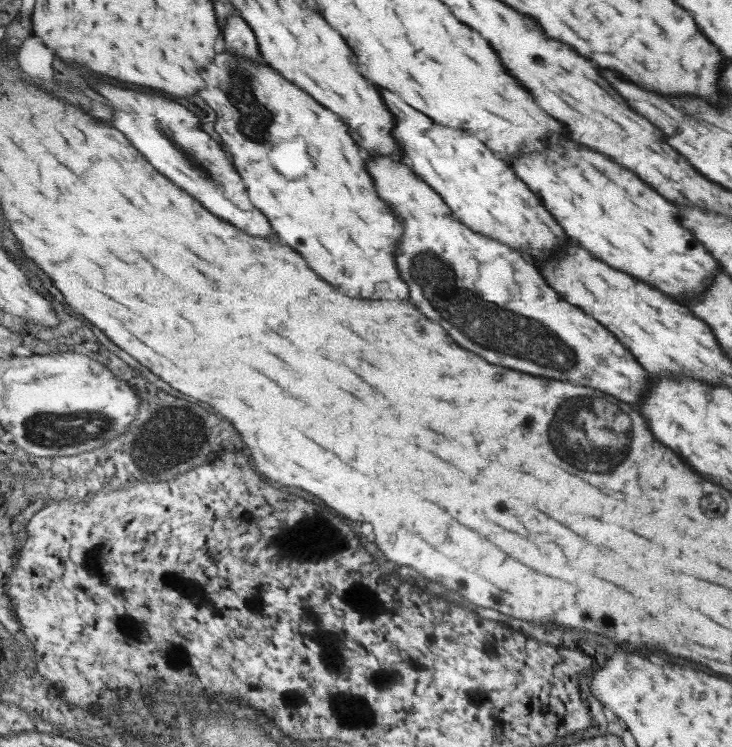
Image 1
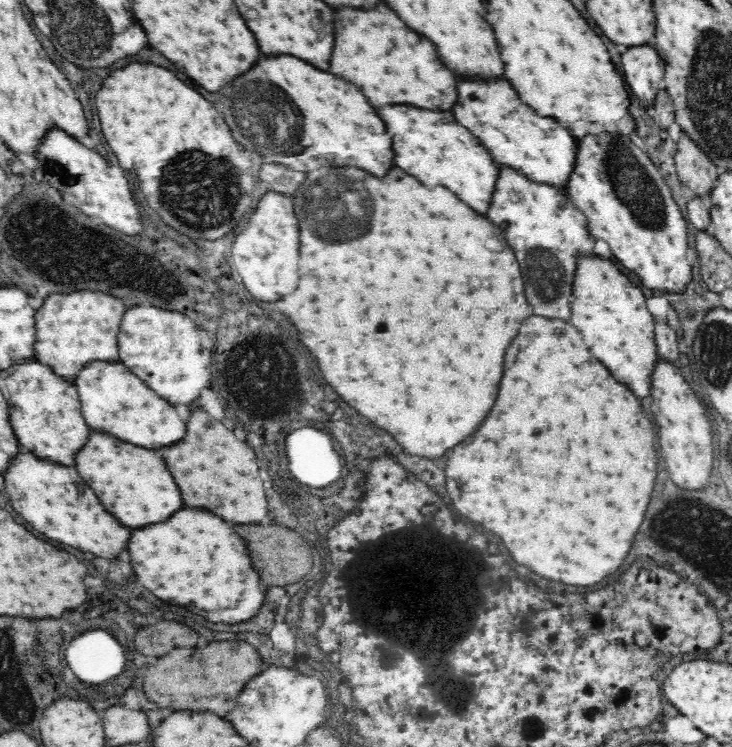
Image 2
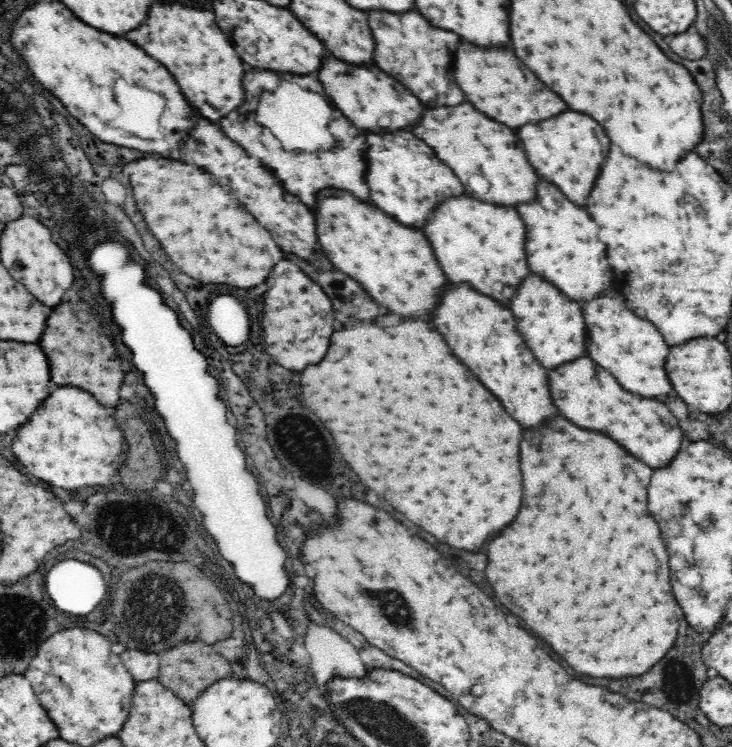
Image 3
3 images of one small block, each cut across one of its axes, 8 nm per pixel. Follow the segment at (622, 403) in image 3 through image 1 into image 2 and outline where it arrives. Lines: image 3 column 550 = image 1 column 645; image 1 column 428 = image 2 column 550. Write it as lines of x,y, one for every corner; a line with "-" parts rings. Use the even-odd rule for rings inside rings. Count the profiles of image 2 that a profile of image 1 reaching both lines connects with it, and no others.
500,166
498,180
490,198
488,218
496,222
512,250
516,250
528,302
534,314
548,314
550,318
570,316
569,298
578,253
594,253
596,239
590,234
586,215
574,207
562,187
552,183
528,179
514,167

